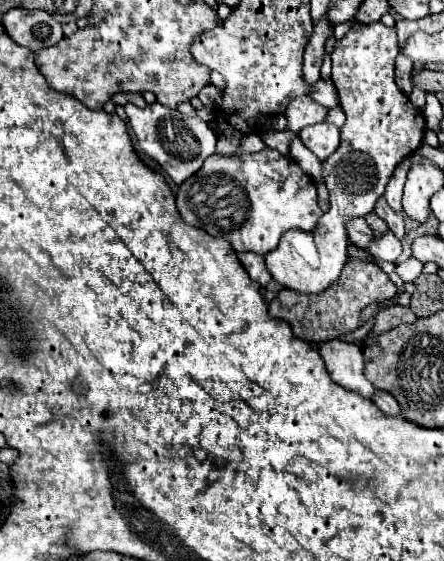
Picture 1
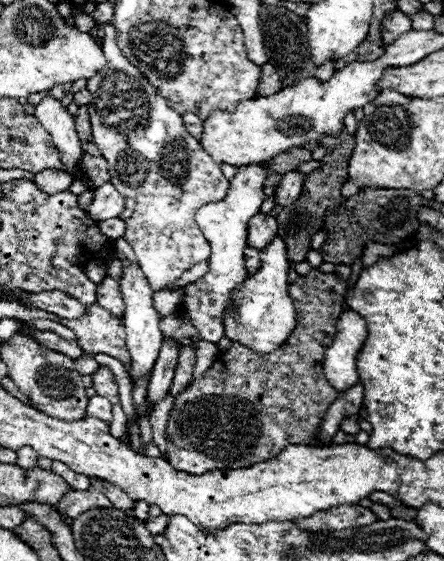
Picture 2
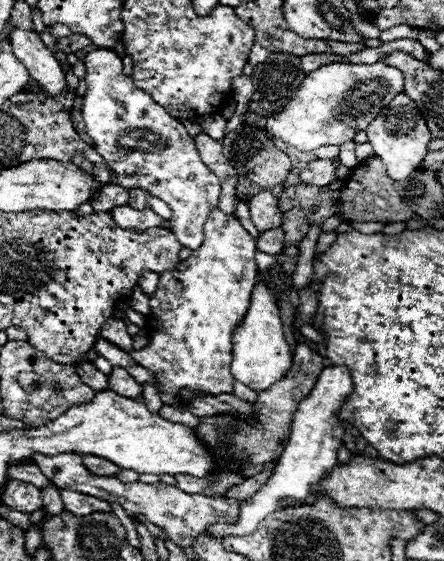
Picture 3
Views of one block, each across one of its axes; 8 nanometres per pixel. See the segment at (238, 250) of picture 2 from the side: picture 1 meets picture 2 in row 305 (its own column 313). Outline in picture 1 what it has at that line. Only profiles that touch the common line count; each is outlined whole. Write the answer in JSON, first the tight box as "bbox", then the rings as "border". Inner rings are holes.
{"bbox":[176,148,322,256],"border":[[[272,148],[256,154],[242,154],[236,158],[218,154],[210,156],[200,172],[190,176],[190,180],[180,186],[176,194],[176,206],[186,224],[202,228],[210,236],[228,236],[236,252],[254,252],[262,256],[278,246],[278,240],[286,230],[294,228],[310,232],[322,216],[322,210],[316,202],[316,184],[312,182],[312,178],[306,176],[294,160],[282,156]]]}

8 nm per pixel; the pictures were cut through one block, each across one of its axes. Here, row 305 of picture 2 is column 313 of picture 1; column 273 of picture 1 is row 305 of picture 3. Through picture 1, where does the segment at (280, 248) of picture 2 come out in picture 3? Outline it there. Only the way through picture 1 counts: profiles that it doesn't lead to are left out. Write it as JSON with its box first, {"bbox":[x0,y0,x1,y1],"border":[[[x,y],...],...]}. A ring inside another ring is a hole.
{"bbox":[230,282,292,390],"border":[[[264,282],[256,284],[248,314],[232,334],[232,356],[230,370],[234,378],[252,390],[268,390],[274,382],[284,378],[292,366],[292,352],[284,340],[278,304]]]}

